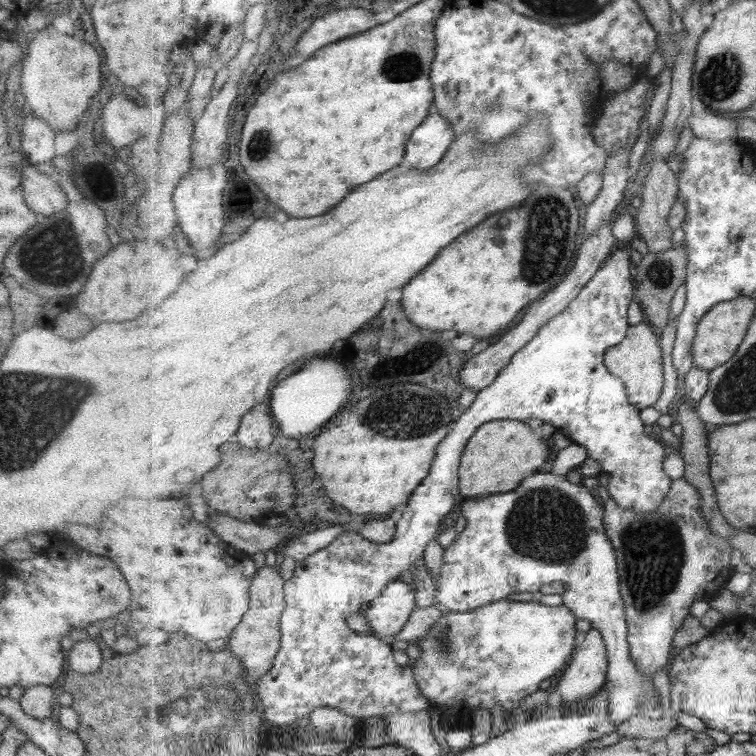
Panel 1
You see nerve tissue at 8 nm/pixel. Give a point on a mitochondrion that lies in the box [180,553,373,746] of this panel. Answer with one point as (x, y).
(220, 703)

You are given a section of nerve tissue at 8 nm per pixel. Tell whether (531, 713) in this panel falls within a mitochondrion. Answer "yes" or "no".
no

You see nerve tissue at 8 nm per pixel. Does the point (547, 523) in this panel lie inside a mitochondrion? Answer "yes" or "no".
yes

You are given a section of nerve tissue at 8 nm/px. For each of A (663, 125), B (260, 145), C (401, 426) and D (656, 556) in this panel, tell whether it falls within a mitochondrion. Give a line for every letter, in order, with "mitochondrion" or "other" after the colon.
A: other
B: mitochondrion
C: mitochondrion
D: mitochondrion

